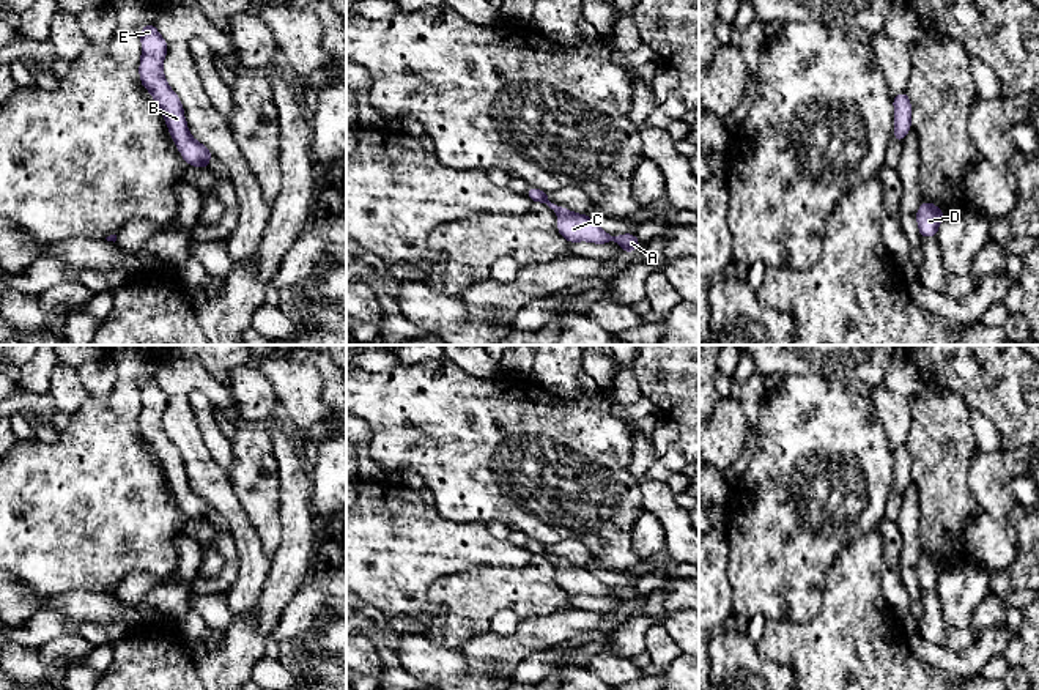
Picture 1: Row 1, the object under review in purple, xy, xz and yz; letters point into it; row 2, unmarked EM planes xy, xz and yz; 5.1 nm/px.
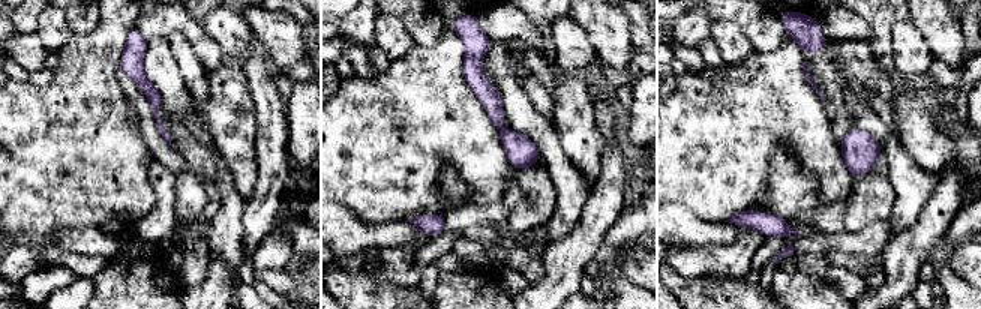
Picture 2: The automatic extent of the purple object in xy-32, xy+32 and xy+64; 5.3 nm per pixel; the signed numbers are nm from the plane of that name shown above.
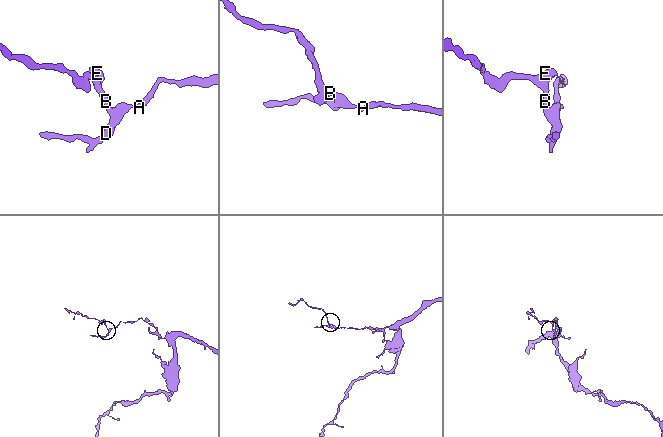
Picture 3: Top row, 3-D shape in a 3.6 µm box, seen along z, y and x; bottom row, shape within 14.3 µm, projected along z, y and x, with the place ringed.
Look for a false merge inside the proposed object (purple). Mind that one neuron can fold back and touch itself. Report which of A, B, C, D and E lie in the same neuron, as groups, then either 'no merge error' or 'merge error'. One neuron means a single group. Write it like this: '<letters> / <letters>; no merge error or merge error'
A B C D E; no merge error

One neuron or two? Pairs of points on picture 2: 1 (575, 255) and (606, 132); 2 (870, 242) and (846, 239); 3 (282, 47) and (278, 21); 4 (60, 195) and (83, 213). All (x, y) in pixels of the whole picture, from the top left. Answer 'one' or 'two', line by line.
1: one
2: one
3: one
4: one

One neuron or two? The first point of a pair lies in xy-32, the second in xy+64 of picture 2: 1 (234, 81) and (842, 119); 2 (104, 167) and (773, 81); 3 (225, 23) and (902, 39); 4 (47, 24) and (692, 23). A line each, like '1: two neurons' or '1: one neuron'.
1: two neurons
2: one neuron
3: one neuron
4: two neurons

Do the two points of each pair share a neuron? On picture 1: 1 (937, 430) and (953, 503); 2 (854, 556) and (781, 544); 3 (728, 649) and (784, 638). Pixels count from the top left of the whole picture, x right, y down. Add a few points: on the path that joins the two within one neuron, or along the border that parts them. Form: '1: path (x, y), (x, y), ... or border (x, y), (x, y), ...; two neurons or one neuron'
1: path (939, 448), (942, 485); one neuron
2: border (869, 531), (841, 550), (828, 571), (825, 588); two neurons
3: border (754, 643), (761, 656), (784, 667); two neurons

